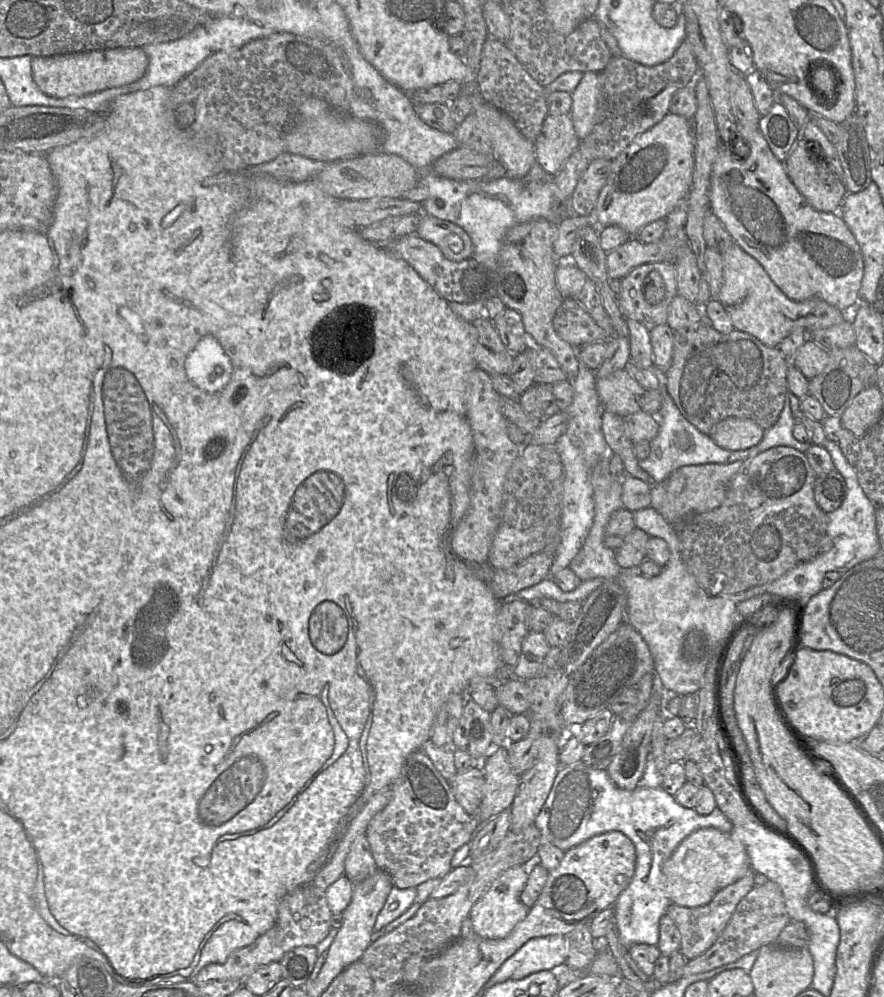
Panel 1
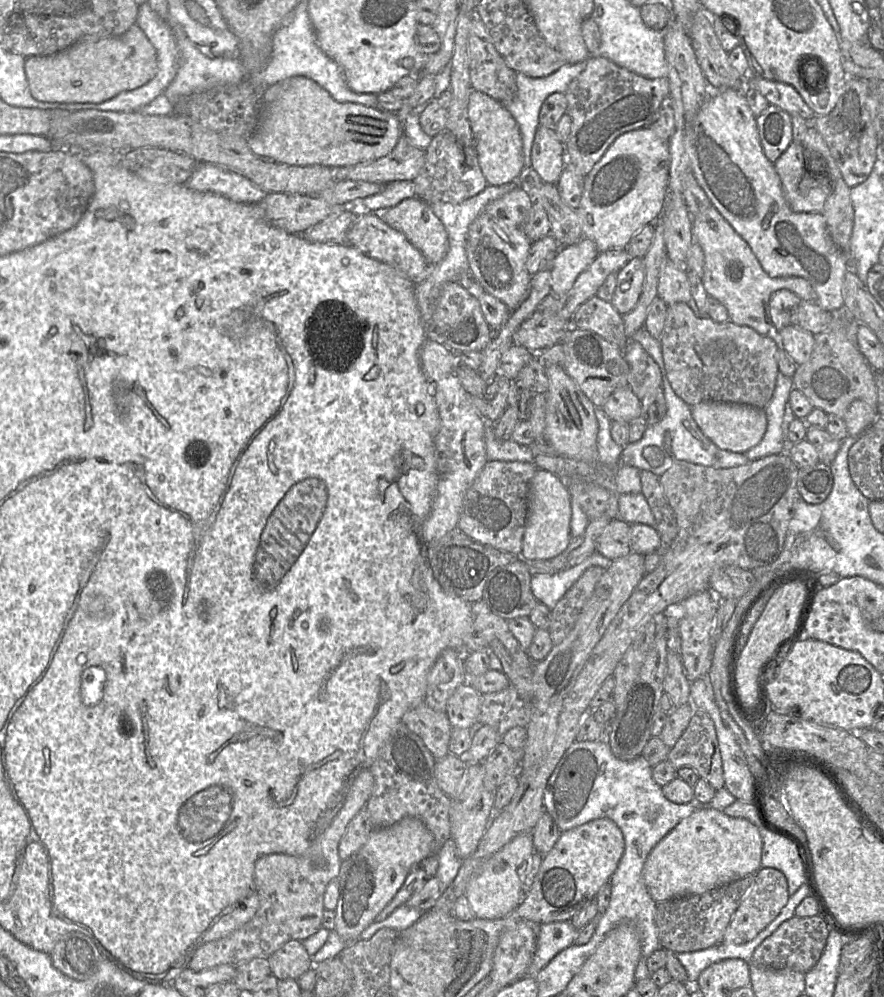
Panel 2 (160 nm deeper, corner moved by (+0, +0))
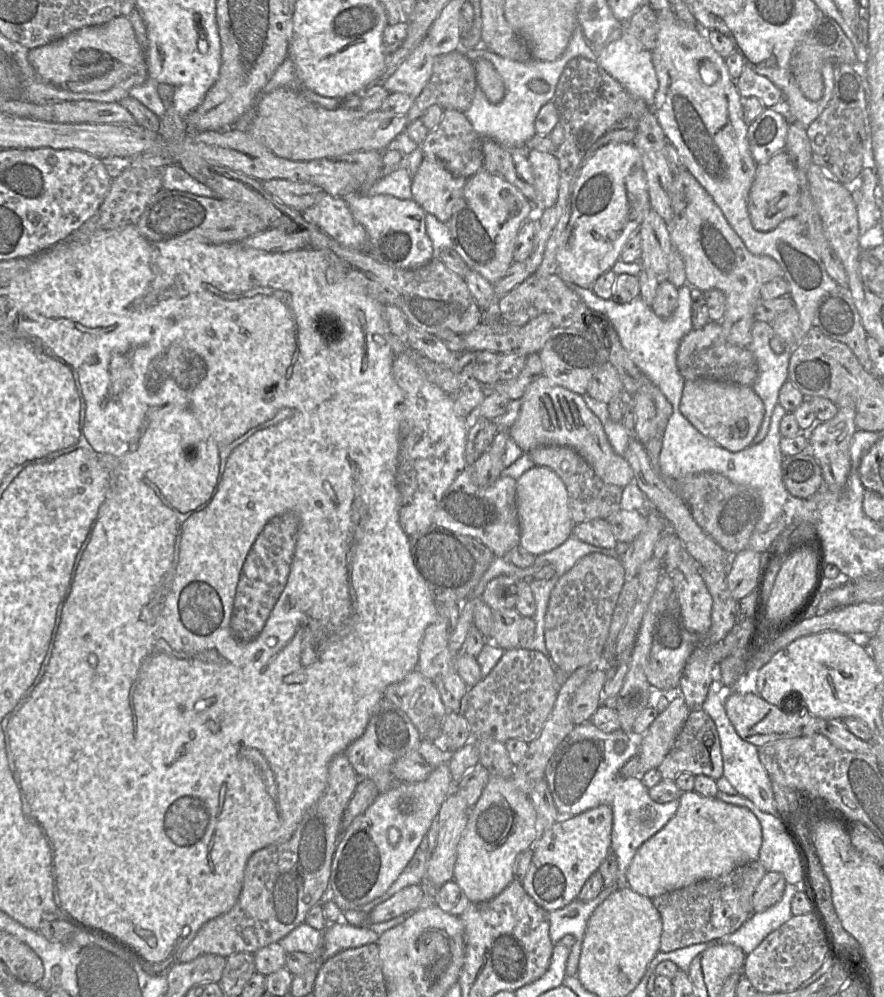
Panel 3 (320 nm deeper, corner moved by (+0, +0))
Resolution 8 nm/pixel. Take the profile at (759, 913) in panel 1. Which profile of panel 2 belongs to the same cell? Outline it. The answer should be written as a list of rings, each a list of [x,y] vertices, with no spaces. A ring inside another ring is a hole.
[[[760,868],[755,880],[727,926],[720,944],[740,945],[754,939],[781,912],[789,899],[788,883],[785,875],[775,868]]]

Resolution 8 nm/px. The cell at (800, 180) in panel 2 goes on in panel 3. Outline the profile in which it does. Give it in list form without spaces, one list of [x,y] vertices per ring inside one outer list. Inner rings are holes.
[[[785,150],[773,155],[766,163],[757,164],[747,203],[750,221],[755,230],[768,232],[786,218],[795,217],[798,200],[797,171]]]

